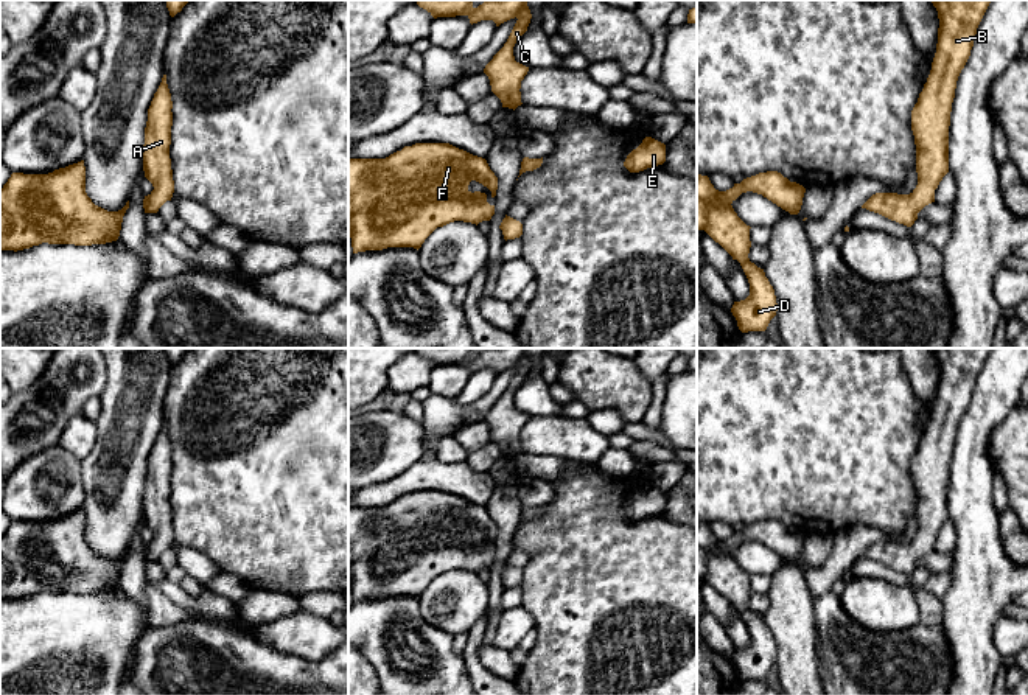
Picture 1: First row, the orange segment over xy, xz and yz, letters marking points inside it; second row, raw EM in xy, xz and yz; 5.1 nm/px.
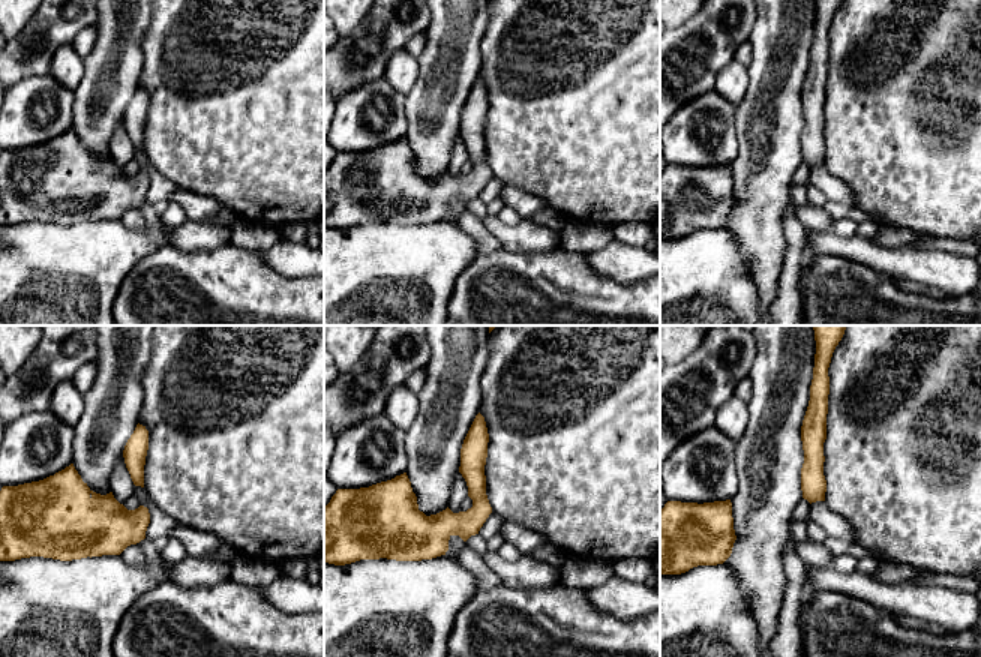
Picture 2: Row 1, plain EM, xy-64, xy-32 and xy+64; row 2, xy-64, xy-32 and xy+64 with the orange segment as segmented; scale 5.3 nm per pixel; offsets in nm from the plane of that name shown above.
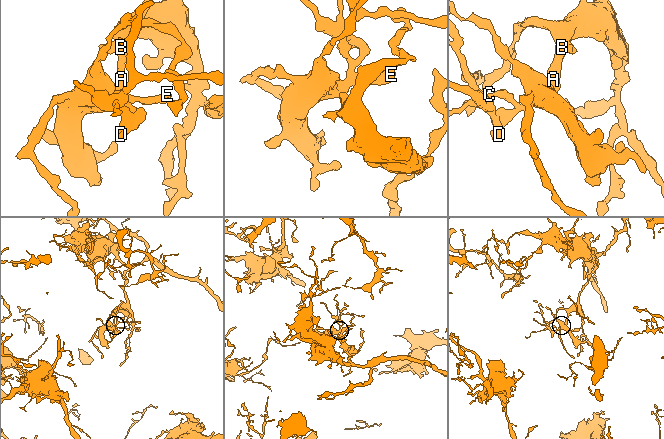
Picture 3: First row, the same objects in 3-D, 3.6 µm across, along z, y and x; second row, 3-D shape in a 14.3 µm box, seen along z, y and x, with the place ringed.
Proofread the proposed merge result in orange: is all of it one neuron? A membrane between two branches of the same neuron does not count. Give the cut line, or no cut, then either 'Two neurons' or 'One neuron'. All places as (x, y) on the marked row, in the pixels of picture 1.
No split. One neuron

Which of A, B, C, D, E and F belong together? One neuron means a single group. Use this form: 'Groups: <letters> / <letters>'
Groups: A B C D E F

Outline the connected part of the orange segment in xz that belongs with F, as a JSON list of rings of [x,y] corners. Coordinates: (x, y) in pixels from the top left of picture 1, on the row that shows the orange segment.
[[[415,143],[386,159],[348,159],[348,230],[353,253],[365,250],[383,250],[387,247],[420,249],[425,239],[437,229],[454,221],[479,224],[490,221],[495,205],[487,202],[487,194],[471,193],[468,185],[476,180],[496,196],[498,177],[485,159],[473,155],[449,143]]]

